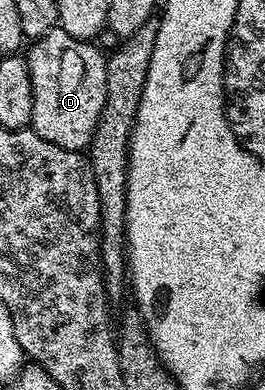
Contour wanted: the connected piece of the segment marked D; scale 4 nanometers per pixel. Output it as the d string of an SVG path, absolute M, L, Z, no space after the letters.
M62 28L53 29L33 42L30 53L25 54L28 71L32 79L32 119L29 128L40 139L56 143L56 147L86 151L90 147L97 129L98 120L105 103L105 69L106 60L103 50L97 44L81 41L68 35Z

